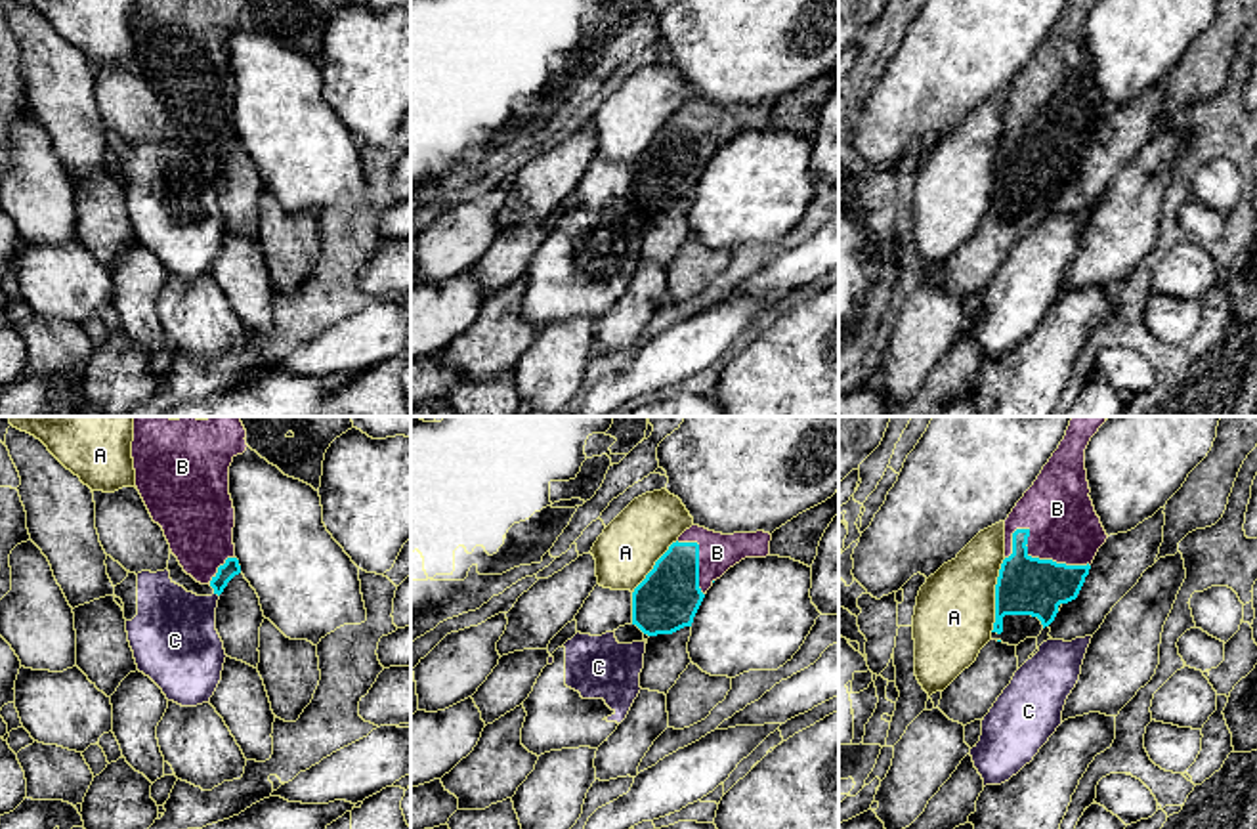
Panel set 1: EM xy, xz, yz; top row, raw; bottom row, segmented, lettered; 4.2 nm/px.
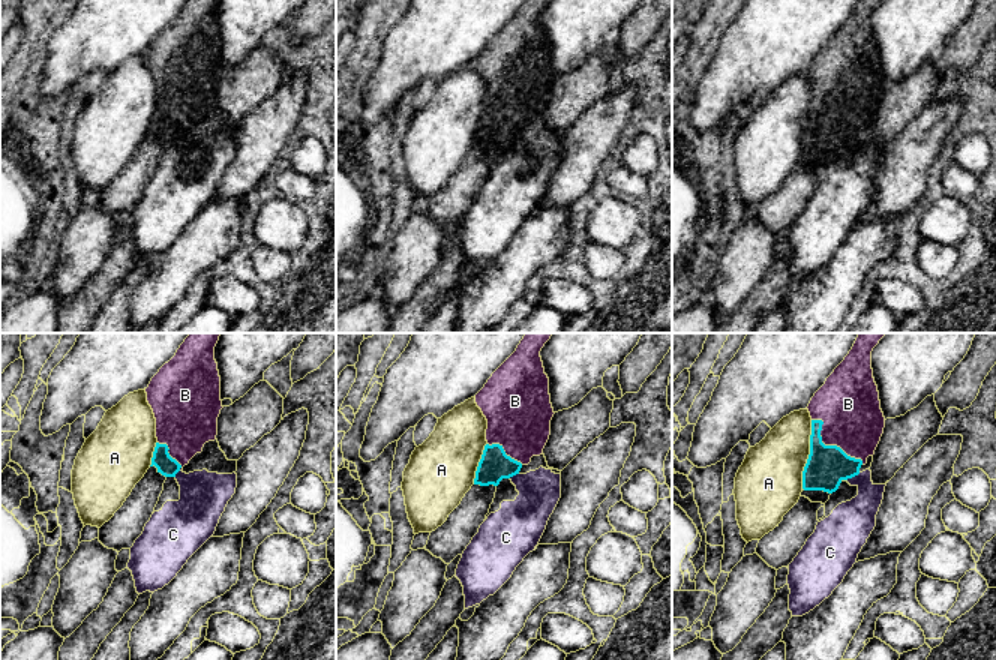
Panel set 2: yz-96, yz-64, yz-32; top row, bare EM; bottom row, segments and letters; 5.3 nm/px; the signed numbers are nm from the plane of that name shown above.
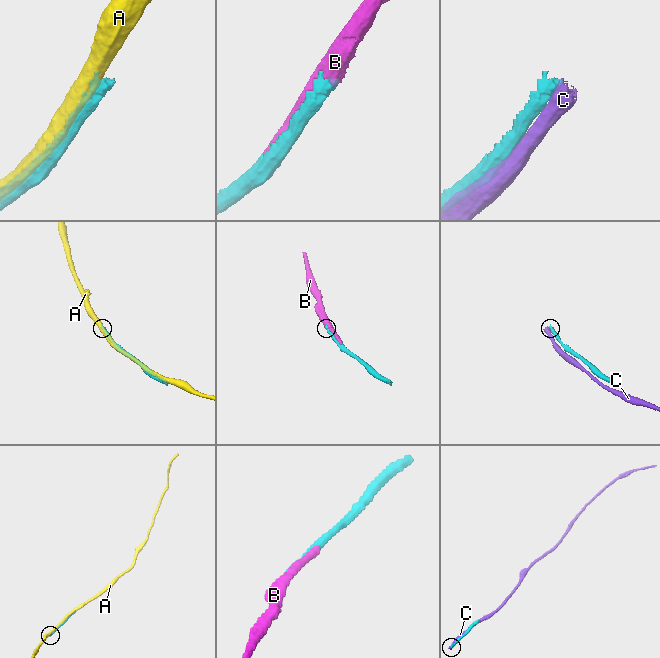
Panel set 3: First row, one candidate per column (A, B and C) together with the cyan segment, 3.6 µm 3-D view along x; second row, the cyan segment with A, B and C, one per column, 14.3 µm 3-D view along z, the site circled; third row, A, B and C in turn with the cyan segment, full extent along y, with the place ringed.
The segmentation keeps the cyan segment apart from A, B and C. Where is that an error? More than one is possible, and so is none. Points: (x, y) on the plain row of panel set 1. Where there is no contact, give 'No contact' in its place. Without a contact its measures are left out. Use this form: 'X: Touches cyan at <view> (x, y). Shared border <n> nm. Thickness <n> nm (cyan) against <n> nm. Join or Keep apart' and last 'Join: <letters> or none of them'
A: Touches cyan at yz (996, 167). Shared border 320 nm. Thickness 240 nm (cyan) against 340 nm. Keep apart
B: Touches cyan at yz (1038, 130). Shared border 360 nm. Thickness 240 nm (cyan) against 300 nm. Join
C: Touches cyan at xy (216, 165). Shared border 30 nm. Thickness 70 nm (cyan) against 360 nm. Keep apart
Join: B

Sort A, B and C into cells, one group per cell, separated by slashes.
A / B / C

